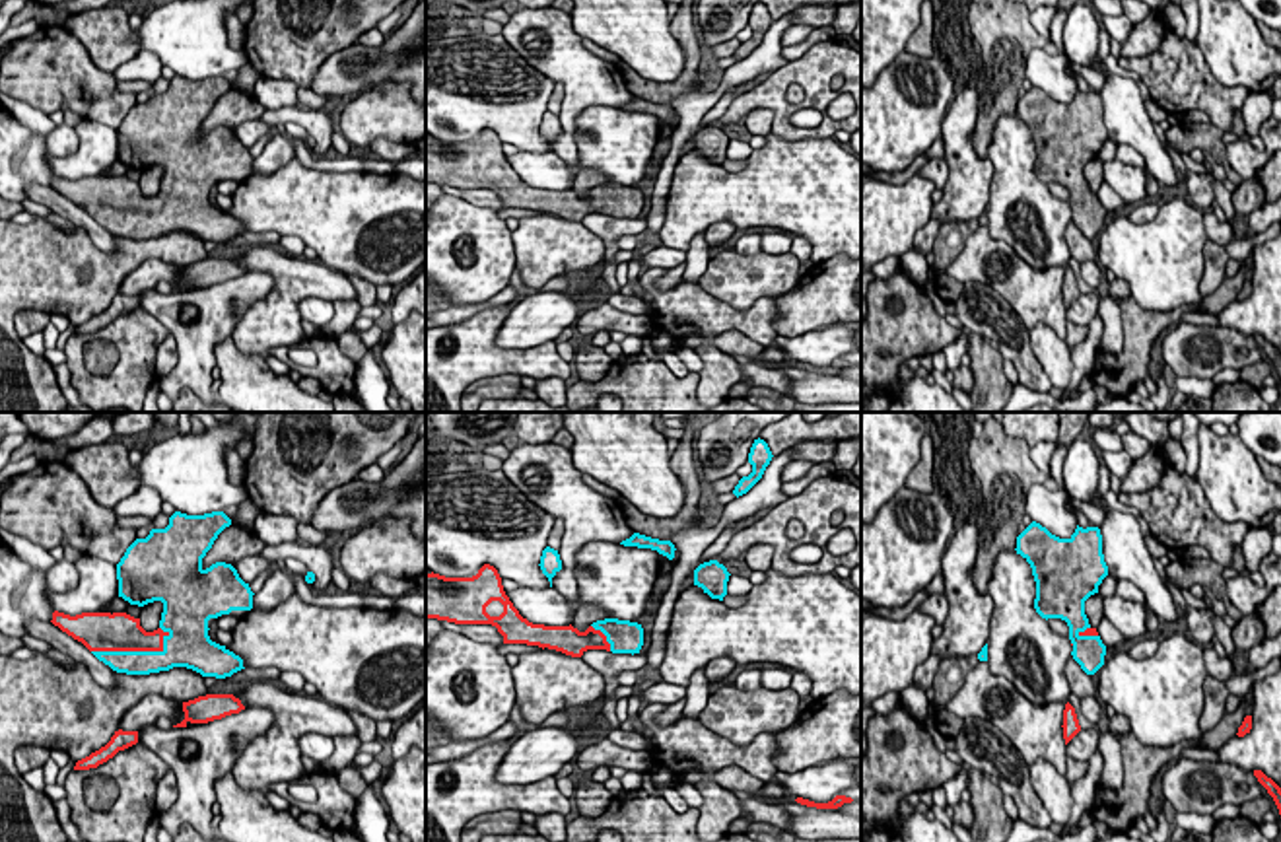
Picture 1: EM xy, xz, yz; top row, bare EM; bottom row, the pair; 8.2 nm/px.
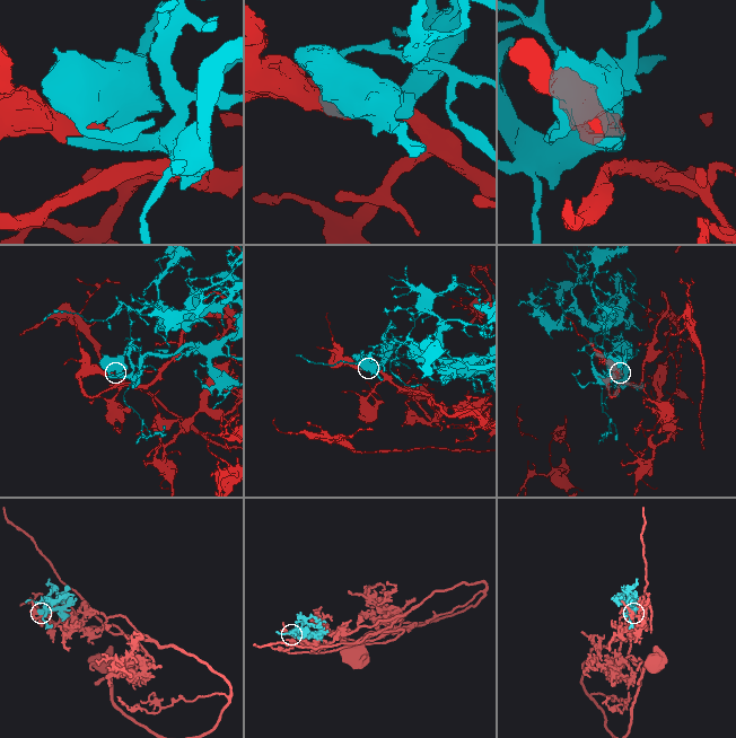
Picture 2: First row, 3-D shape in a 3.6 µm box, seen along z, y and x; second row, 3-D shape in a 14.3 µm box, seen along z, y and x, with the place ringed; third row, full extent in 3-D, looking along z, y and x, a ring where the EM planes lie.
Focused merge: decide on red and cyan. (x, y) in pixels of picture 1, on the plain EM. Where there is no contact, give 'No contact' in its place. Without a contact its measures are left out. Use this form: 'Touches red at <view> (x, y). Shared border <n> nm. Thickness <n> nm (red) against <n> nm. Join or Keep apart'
Touches red at xy (135, 214). Shared border 700 nm. Thickness 320 nm (red) against 190 nm. Join

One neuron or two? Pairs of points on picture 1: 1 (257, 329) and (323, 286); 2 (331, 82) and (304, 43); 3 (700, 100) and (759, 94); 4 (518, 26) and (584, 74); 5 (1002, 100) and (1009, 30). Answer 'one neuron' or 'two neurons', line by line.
1: one neuron
2: two neurons
3: two neurons
4: one neuron
5: one neuron

